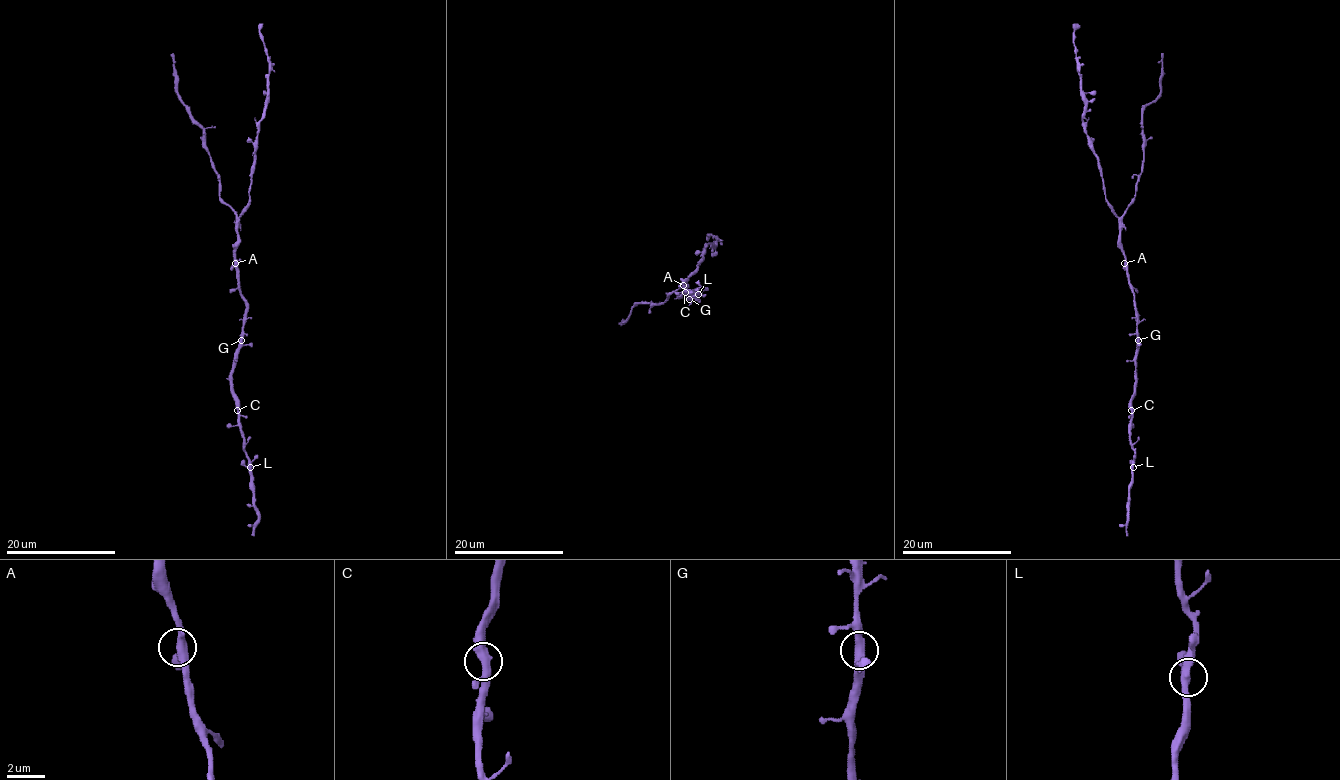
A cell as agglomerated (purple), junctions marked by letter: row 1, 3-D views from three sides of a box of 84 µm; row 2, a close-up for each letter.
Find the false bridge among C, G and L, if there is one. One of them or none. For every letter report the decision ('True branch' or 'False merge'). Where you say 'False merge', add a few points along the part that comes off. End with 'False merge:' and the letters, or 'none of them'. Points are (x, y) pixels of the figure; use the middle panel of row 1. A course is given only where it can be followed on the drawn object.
C: True branch
G: True branch
L: True branch
False merge: none of them

